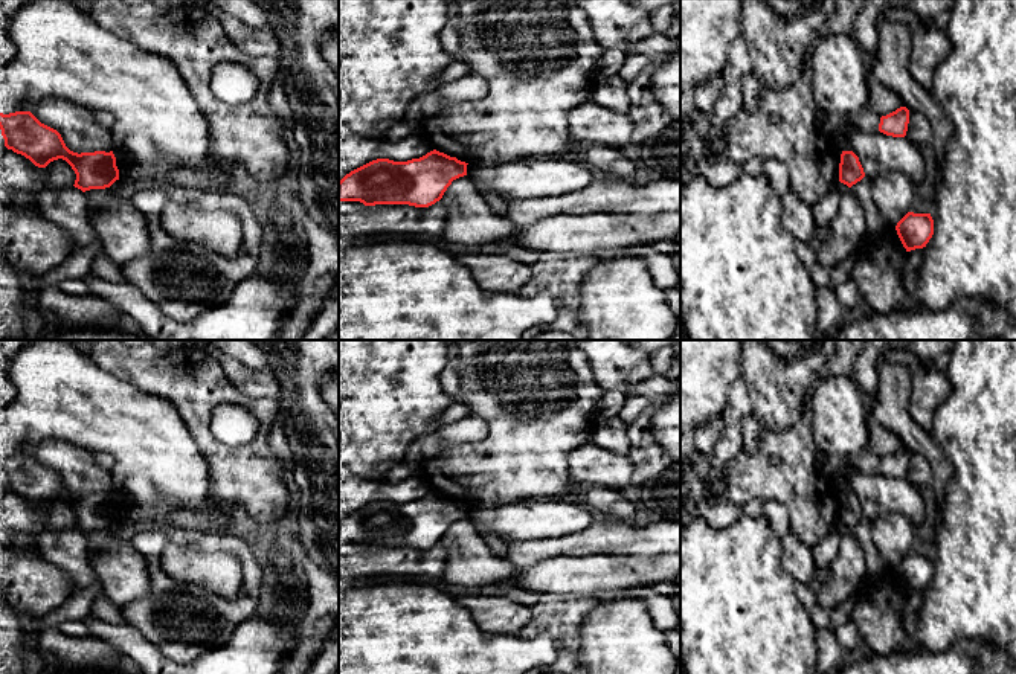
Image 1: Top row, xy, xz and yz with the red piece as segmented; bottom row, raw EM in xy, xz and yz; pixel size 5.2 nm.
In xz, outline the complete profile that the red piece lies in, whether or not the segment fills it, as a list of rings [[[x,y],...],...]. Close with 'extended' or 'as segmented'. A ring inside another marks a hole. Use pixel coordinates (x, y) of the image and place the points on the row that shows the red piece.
[[[436,149],[407,162],[377,159],[339,181],[339,201],[429,207],[453,180],[467,175],[467,165]]] | as segmented

